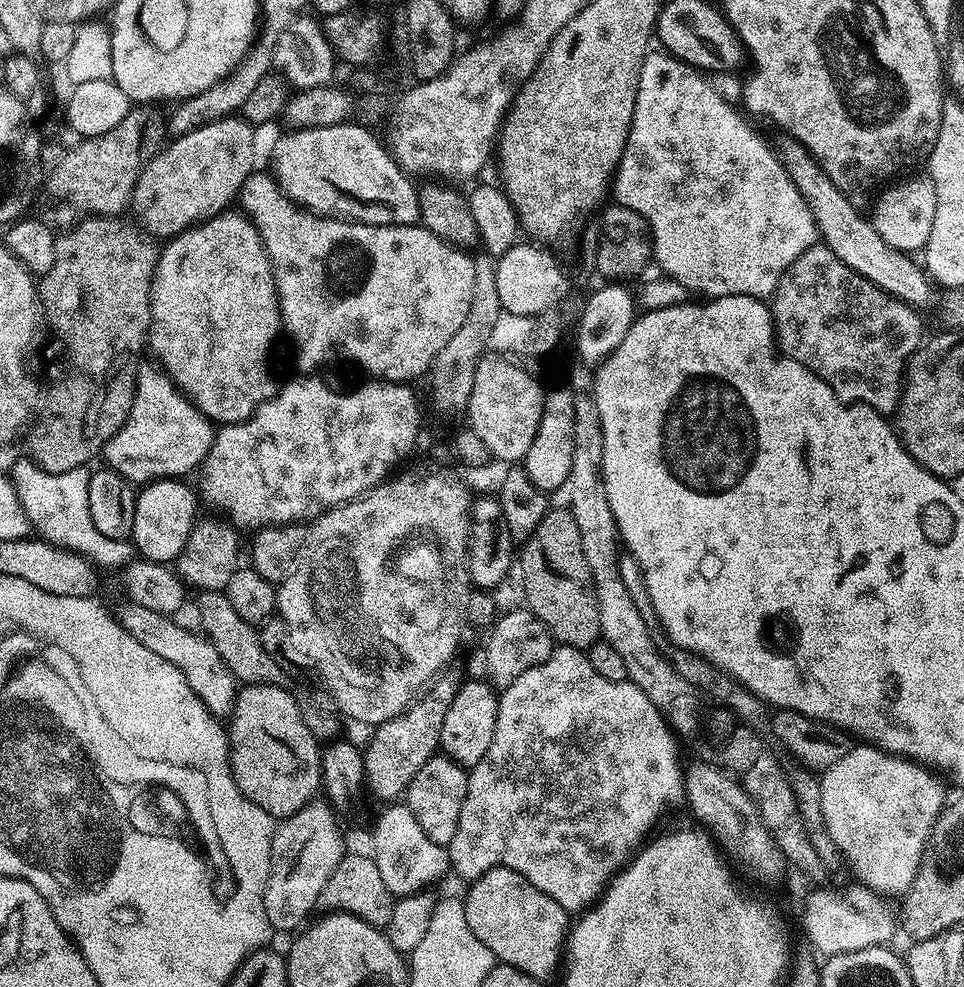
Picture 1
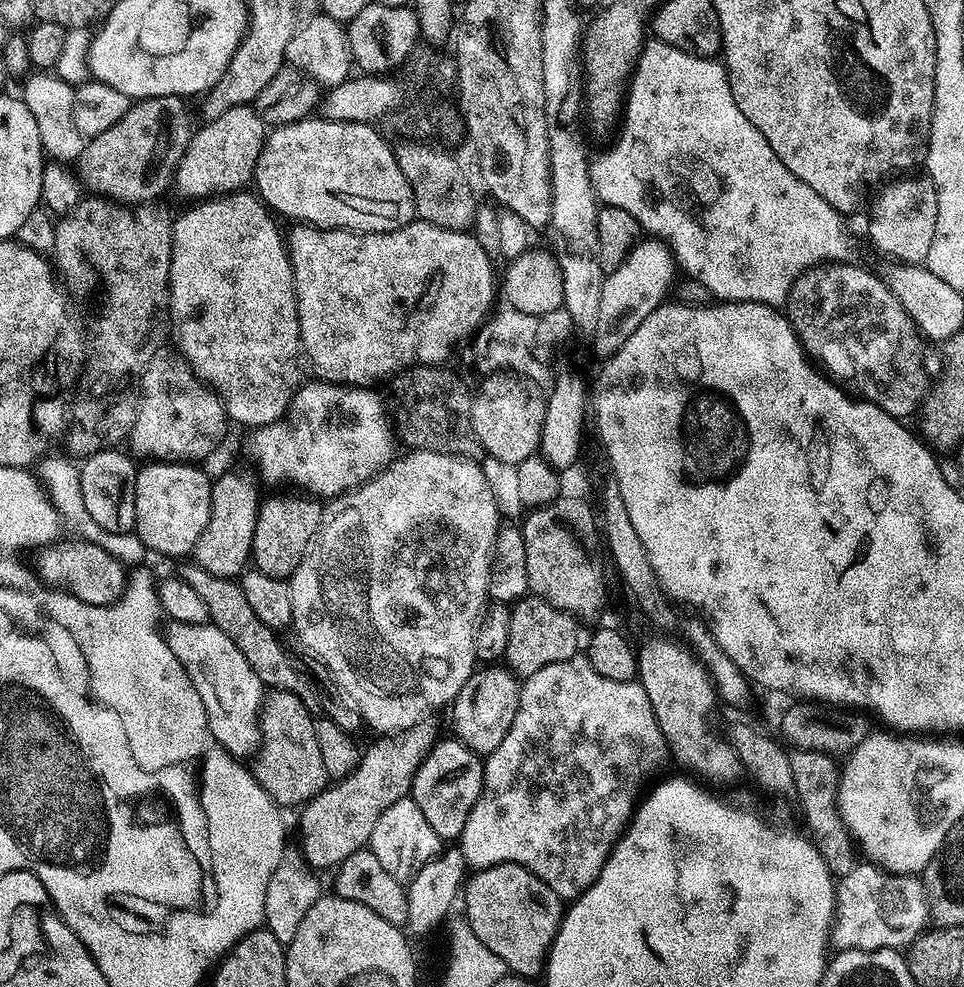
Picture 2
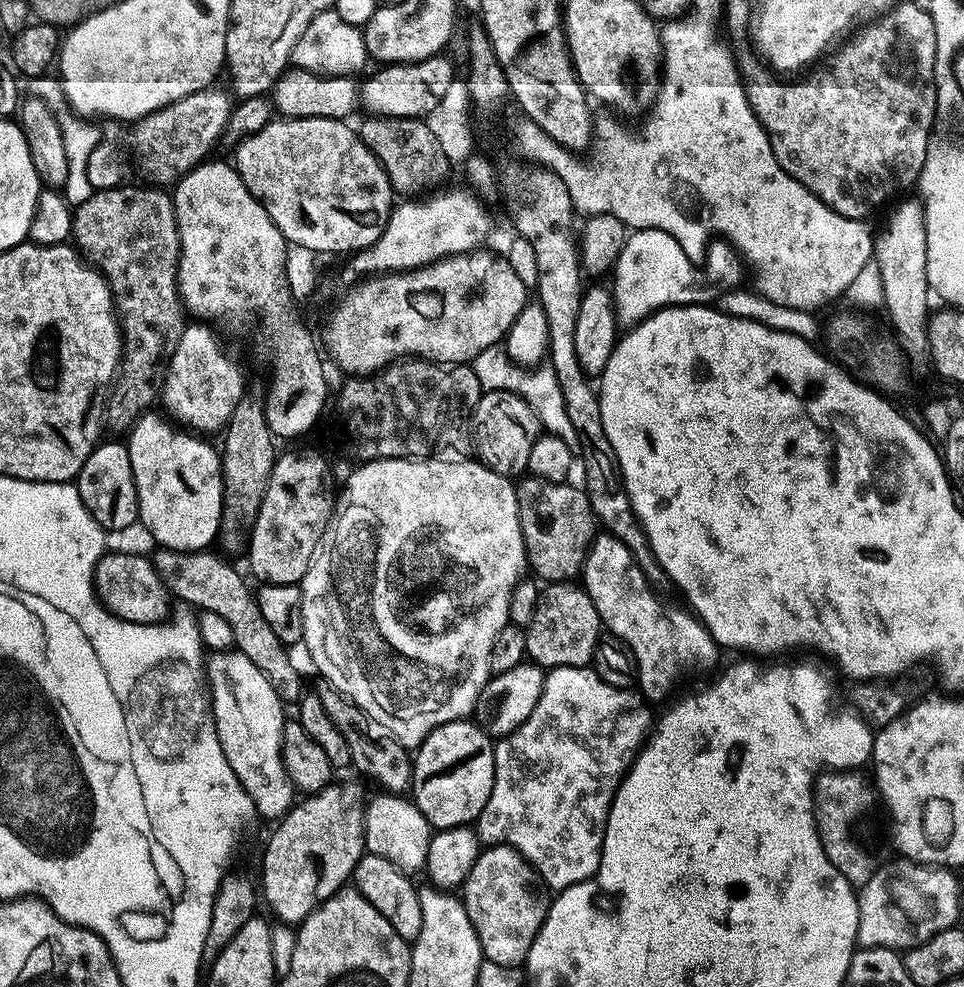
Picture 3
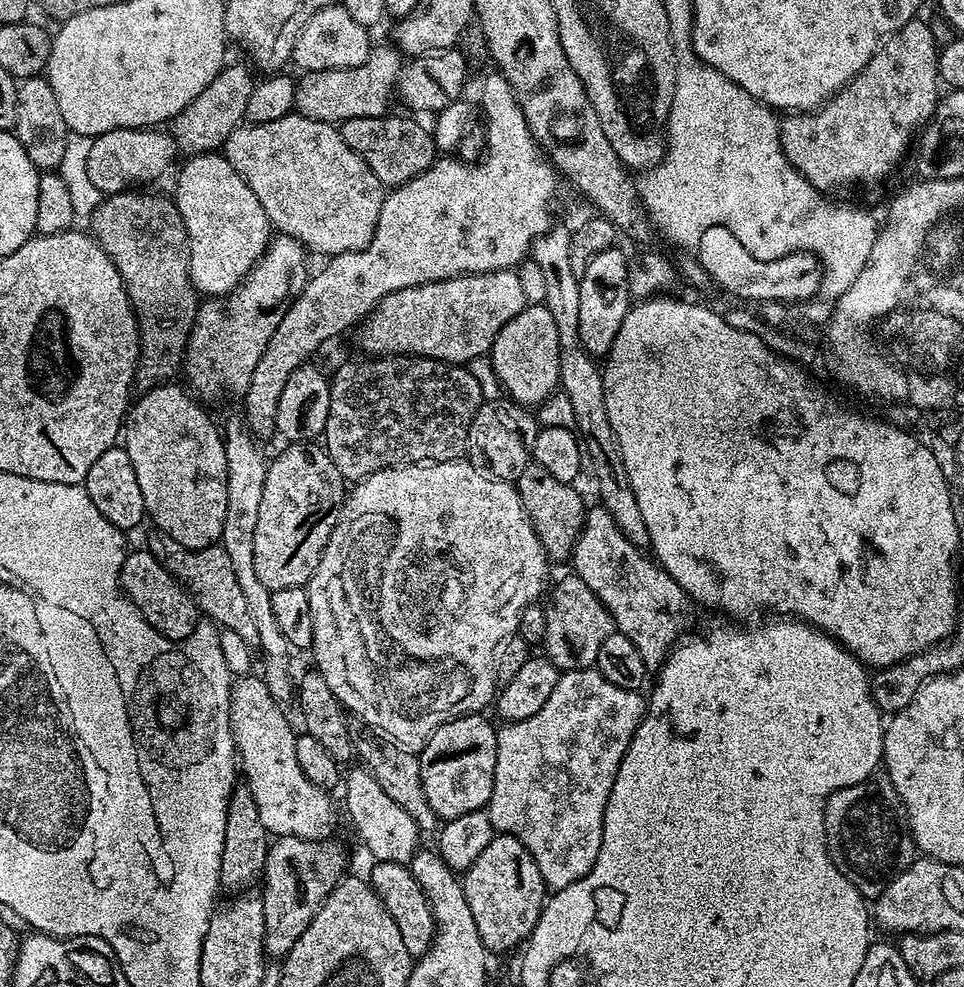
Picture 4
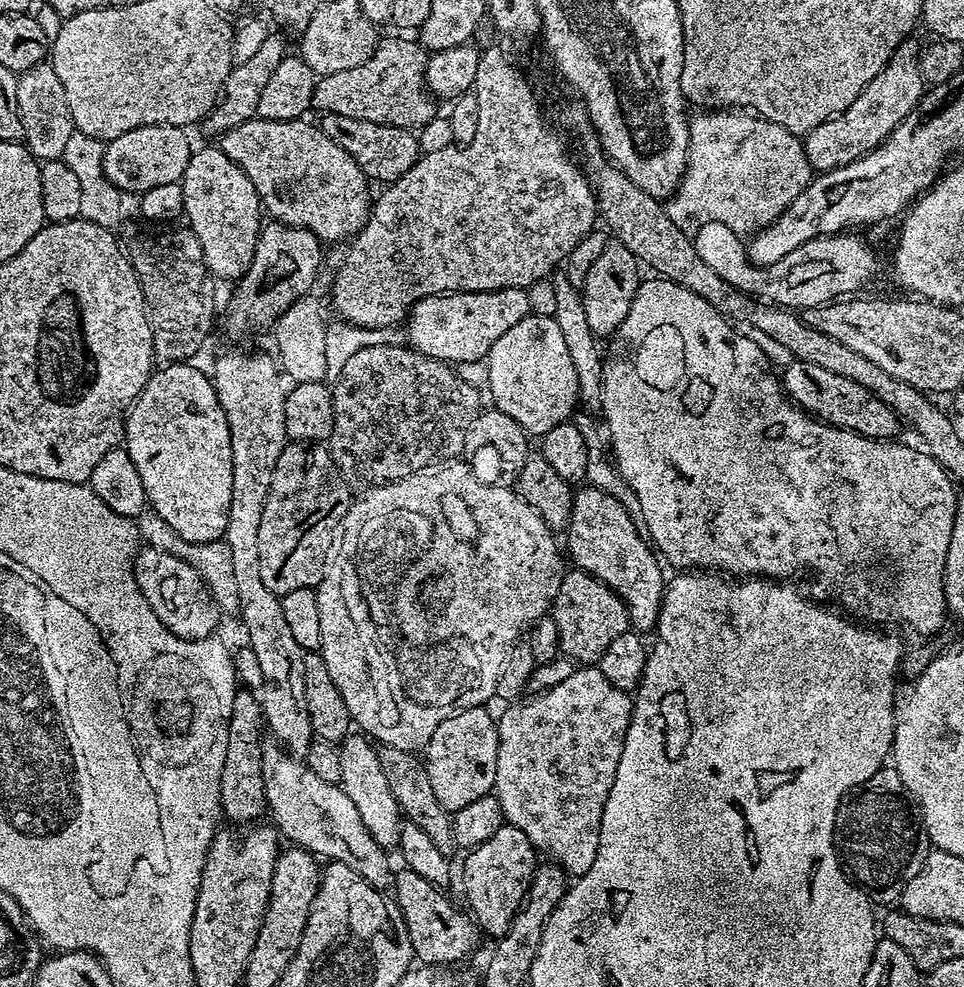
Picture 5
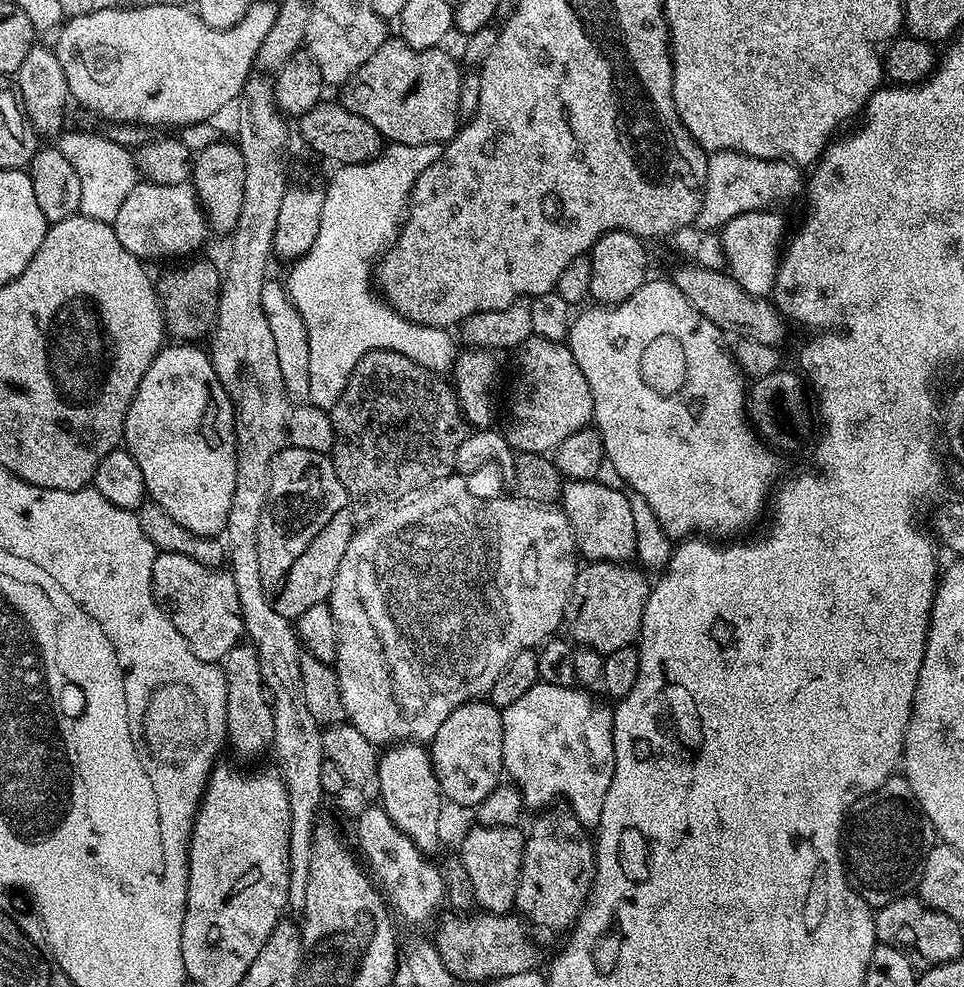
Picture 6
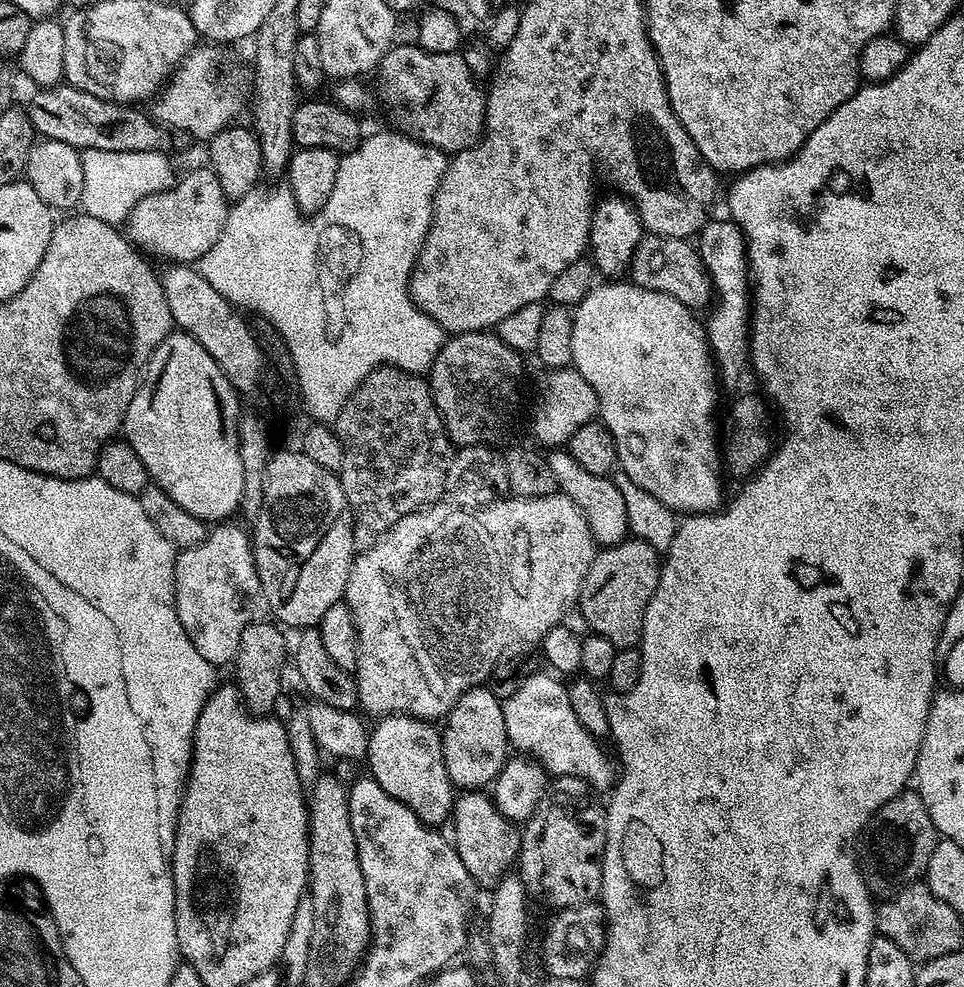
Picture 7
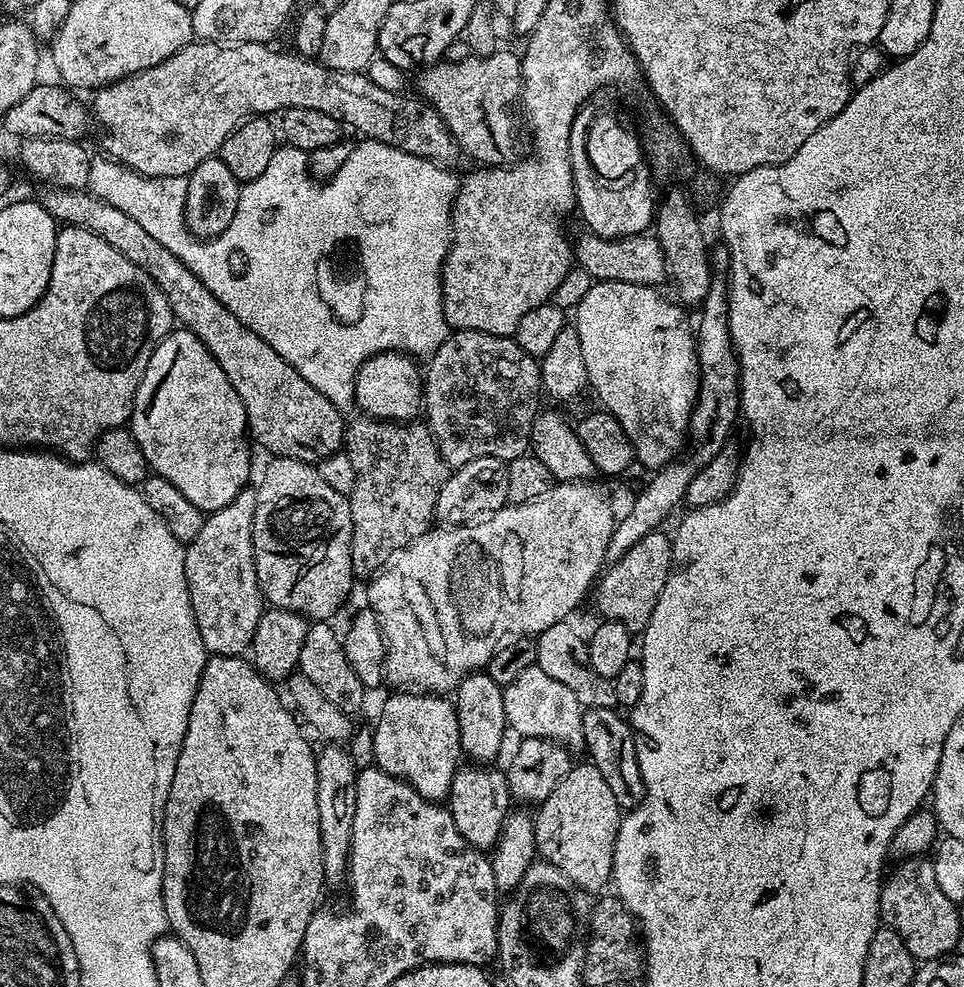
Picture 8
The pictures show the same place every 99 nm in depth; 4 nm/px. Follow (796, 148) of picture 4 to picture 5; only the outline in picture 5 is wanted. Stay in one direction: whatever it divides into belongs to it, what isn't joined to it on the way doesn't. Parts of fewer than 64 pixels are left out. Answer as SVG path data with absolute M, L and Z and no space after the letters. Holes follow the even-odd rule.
M909 38L893 48L884 69L865 86L858 98L854 98L847 110L822 122L817 128L811 128L803 137L804 153L817 173L831 172L835 168L847 169L847 164L874 151L915 110L916 103L926 92L926 76L920 71L920 48L914 41Z

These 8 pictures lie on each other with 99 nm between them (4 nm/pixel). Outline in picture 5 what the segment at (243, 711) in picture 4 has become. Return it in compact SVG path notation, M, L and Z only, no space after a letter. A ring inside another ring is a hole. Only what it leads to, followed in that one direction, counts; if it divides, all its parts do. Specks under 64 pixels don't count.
M265 747L261 754L261 774L264 776L266 812L268 816L272 815L271 823L277 833L285 841L293 840L297 849L313 857L325 856L325 861L350 866L350 870L354 870L372 888L391 889L394 868L388 865L389 855L370 838L358 818L358 810L354 810L354 802L346 798L343 788L339 784L300 780L306 776L305 769L296 765L299 763L289 762L279 747L271 747Z

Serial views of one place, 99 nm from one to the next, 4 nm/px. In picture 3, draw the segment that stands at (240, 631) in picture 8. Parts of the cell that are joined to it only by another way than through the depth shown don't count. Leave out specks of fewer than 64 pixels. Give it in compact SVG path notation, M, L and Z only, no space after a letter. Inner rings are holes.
M105 551L96 564L96 571L92 573L92 583L97 600L119 620L135 624L157 624L169 615L168 587L156 573L155 563L149 557Z

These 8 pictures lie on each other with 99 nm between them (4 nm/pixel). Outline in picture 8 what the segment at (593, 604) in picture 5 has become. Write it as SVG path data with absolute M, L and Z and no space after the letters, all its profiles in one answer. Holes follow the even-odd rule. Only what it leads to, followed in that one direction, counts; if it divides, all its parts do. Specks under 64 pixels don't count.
M663 530L646 534L622 554L622 558L611 561L603 569L594 588L596 608L605 620L622 622L626 630L633 634L643 633L650 622L650 614L654 614L654 606L658 602L658 594L662 594L662 586L666 586L666 578L673 570L672 536Z

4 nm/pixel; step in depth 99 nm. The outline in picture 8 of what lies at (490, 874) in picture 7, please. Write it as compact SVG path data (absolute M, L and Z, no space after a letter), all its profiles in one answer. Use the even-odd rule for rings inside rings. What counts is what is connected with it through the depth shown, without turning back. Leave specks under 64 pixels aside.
M461 766L456 769L454 782L448 791L446 807L454 818L454 826L458 826L458 834L466 838L475 848L491 850L500 841L500 833L504 831L504 820L510 811L510 793L508 777L496 766Z

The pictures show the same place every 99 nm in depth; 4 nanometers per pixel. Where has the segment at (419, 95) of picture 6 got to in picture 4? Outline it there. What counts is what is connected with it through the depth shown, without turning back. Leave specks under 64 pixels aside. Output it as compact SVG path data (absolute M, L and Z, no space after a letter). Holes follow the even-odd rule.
M389 46L389 48L376 48L373 47L368 53L366 62L362 62L362 66L354 66L353 68L343 68L342 70L322 70L321 72L304 72L299 79L296 80L296 106L295 111L301 116L310 118L311 120L317 120L318 122L326 122L333 126L339 126L344 121L350 118L370 118L371 116L386 116L389 115L390 108L388 103L391 102L392 96L394 100L394 93L396 92L396 79L400 76L400 69L402 67L402 56L395 47Z

